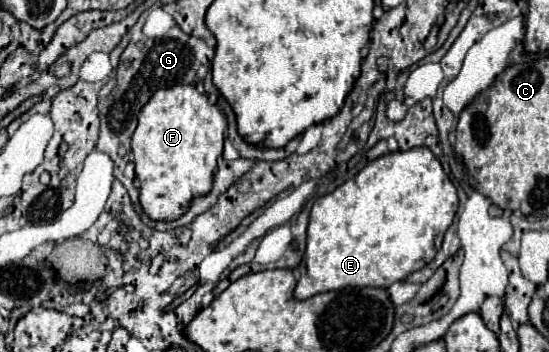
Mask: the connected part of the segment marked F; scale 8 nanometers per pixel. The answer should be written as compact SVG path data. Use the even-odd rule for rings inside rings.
M174 85L170 89L158 89L152 95L152 99L142 107L142 111L138 115L138 127L136 127L134 137L132 137L132 153L134 153L134 165L136 165L136 179L140 181L140 205L144 209L144 213L152 221L174 221L174 219L178 219L180 215L184 215L188 211L192 199L210 193L210 189L212 189L212 175L214 175L214 169L216 169L216 161L218 161L218 157L222 157L224 131L226 131L226 117L218 111L216 105L210 105L208 99L206 99L206 95L198 93L194 85Z

